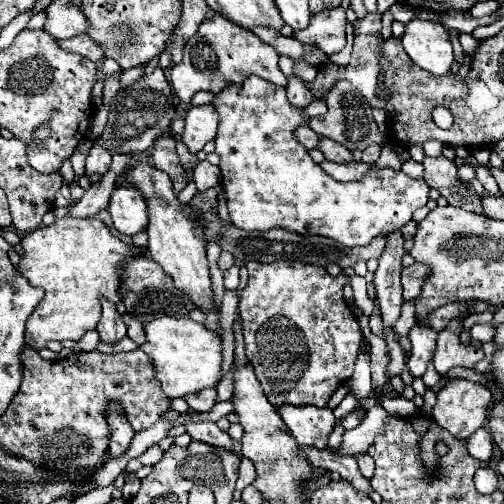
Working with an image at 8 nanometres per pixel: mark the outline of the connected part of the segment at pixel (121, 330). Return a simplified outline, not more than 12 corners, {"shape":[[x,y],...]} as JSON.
{"shape":[[101,298],[103,316],[97,332],[105,344],[127,336],[117,306]]}

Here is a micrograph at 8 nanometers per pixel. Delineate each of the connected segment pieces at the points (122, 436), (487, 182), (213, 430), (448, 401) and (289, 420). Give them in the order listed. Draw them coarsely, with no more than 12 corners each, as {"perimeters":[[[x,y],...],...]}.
{"perimeters":[[[109,406],[109,456],[129,450],[133,428],[125,422],[121,406]],[[477,168],[477,180],[487,194],[497,196],[499,186],[487,168]],[[185,420],[193,440],[233,450],[229,434],[211,420]],[[455,378],[437,392],[431,416],[455,438],[485,426],[487,386]],[[281,404],[275,410],[301,446],[327,446],[333,410]]]}

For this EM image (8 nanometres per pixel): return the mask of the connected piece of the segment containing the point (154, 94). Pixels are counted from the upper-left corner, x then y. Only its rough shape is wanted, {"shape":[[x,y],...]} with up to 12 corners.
{"shape":[[157,66],[111,102],[95,140],[109,154],[139,154],[175,118]]}

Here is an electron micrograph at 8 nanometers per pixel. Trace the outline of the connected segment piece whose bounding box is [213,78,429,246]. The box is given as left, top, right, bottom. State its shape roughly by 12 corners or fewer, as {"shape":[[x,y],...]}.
{"shape":[[261,78],[221,90],[215,152],[231,222],[365,246],[429,186],[375,168],[335,182],[309,124]]}

